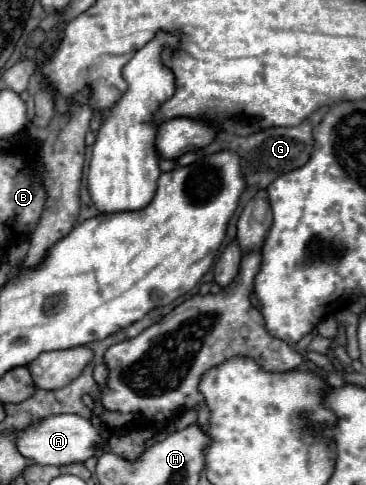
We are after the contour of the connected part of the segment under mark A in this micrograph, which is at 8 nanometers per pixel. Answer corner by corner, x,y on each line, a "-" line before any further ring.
50,415
44,417
26,429
16,433
16,447
24,459
34,465
68,465
68,463
82,463
94,455
96,447
102,445
102,437
98,427
92,421
76,415

